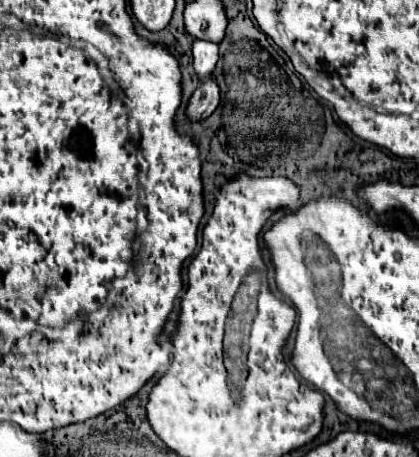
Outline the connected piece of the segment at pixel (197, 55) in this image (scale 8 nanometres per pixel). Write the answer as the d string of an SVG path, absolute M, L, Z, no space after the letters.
M196 39L192 45L192 55L194 55L194 69L200 77L208 77L218 61L218 45L210 41Z

